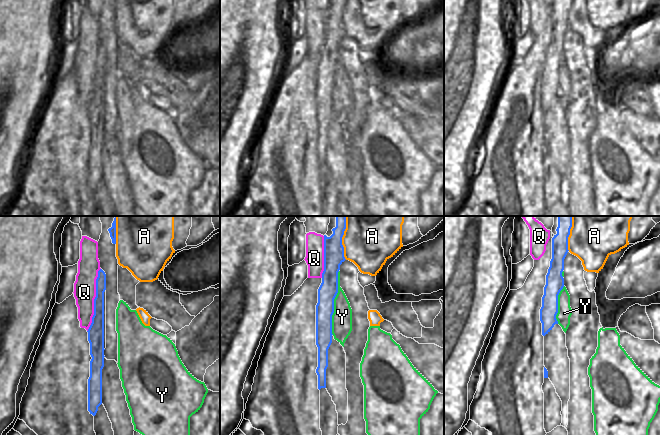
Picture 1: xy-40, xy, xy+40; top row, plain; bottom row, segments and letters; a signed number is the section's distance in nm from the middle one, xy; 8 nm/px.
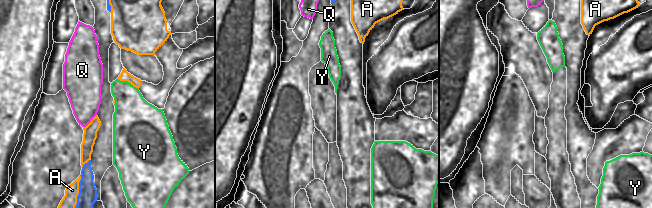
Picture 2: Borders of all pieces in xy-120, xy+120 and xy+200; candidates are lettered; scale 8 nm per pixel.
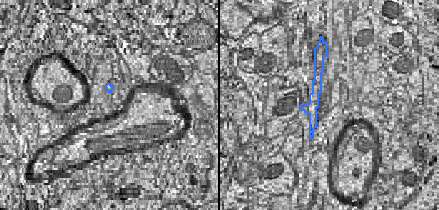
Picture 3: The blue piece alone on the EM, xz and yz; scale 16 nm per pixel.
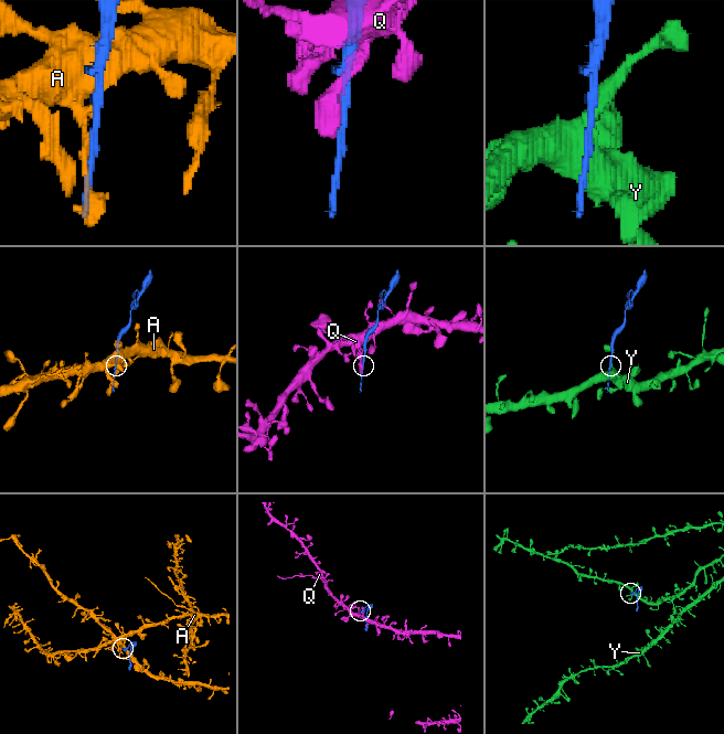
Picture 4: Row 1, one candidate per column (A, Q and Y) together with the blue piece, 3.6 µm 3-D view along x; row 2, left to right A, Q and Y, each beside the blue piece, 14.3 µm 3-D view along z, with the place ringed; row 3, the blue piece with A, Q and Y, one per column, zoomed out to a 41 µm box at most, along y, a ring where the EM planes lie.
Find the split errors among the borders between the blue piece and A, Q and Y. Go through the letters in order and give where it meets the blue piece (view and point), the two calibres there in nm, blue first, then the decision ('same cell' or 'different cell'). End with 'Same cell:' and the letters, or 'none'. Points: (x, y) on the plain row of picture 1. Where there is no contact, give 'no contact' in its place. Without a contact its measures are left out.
A: xy (341, 18) | 160/360 nm | different cell
Q: xy-40 (94, 76) | 130/180 nm | different cell
Y: xy (333, 79) | 150/160 nm | different cell
Same cell: none

